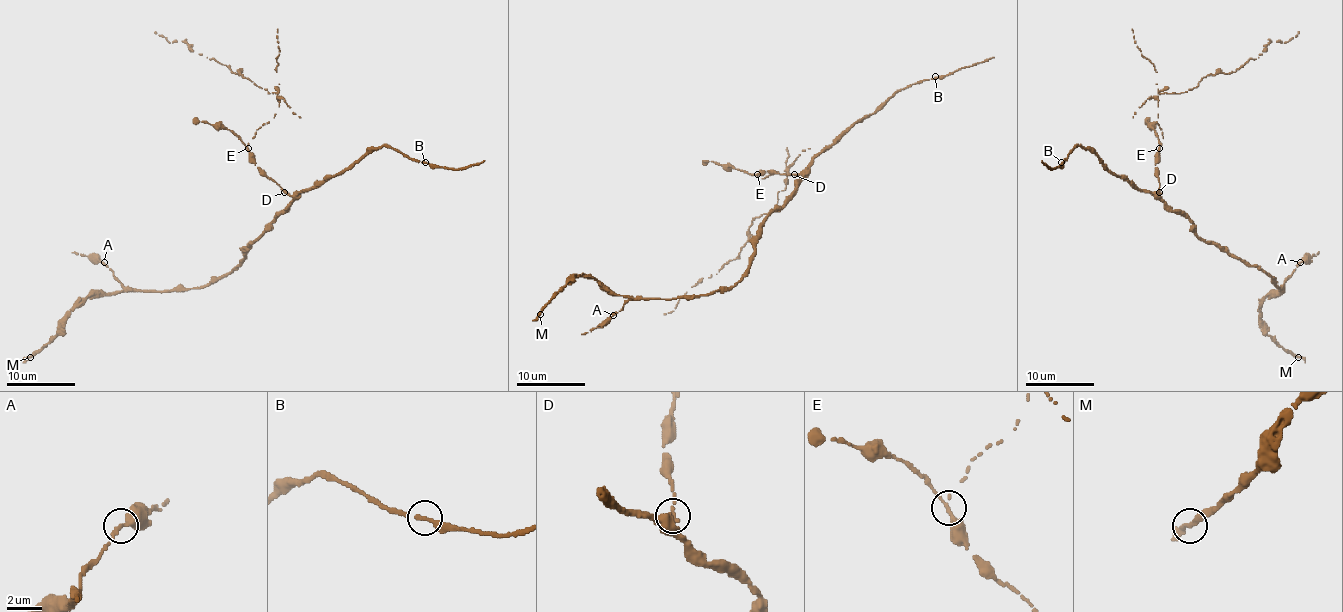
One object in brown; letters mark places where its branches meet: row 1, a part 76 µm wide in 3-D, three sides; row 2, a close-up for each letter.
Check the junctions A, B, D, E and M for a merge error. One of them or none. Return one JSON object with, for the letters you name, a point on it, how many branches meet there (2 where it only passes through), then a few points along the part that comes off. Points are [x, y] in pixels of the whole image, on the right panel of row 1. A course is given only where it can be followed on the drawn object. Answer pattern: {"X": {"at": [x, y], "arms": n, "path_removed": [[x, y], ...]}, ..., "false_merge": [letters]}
{"E": {"at": [1159, 148], "arms": 2, "path_removed": [[1159, 149], [1157, 95], [1190, 90], [1207, 75], [1236, 71], [1259, 58], [1271, 40], [1286, 42], [1298, 32]]}, "false_merge": ["E"]}

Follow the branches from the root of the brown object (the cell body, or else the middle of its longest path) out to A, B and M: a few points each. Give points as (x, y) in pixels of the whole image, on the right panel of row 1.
A: (1176, 212), (1192, 223), (1202, 240), (1217, 243), (1250, 266), (1259, 266), (1283, 291), (1284, 281), (1300, 262)
B: (1176, 212), (1152, 193), (1142, 192), (1116, 176), (1094, 152), (1080, 145), (1061, 162)
M: (1176, 212), (1192, 223), (1202, 240), (1259, 266), (1283, 290), (1262, 302), (1260, 326), (1298, 357)

